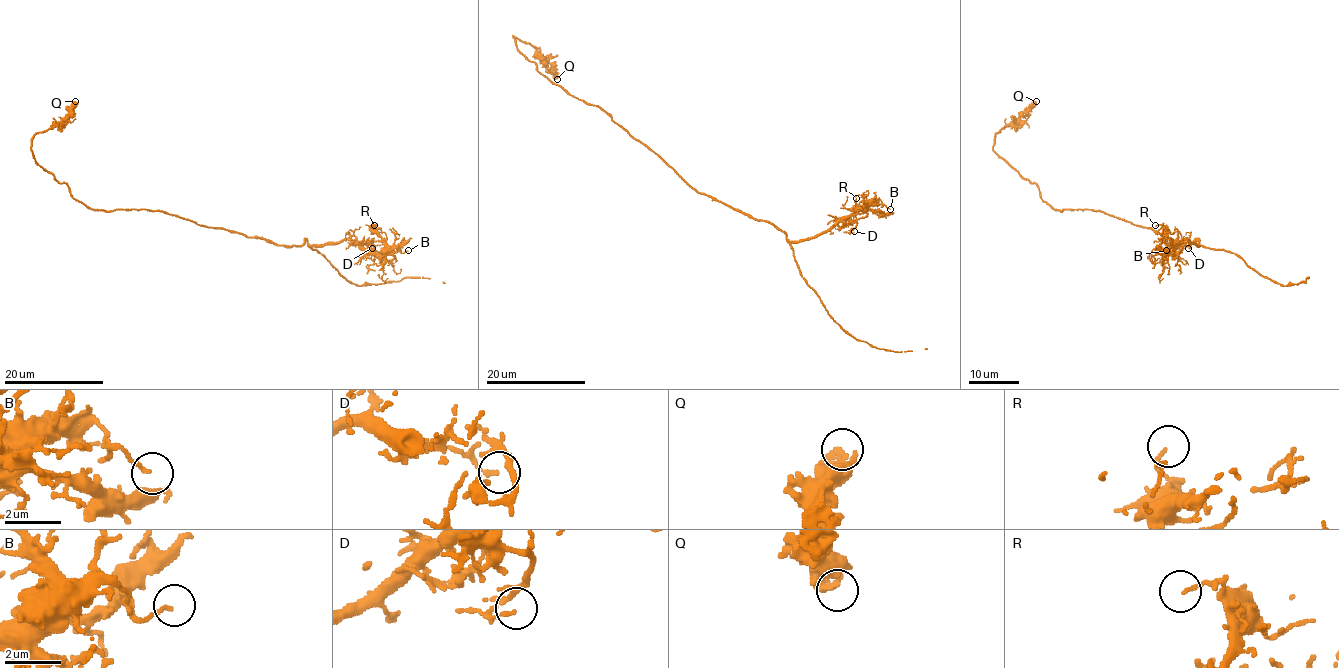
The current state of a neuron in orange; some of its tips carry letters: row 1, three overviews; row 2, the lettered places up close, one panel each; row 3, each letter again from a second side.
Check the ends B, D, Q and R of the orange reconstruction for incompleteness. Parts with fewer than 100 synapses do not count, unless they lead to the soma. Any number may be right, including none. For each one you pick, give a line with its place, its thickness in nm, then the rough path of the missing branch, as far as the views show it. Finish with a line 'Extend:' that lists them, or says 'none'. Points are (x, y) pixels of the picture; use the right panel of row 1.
Extend: none

